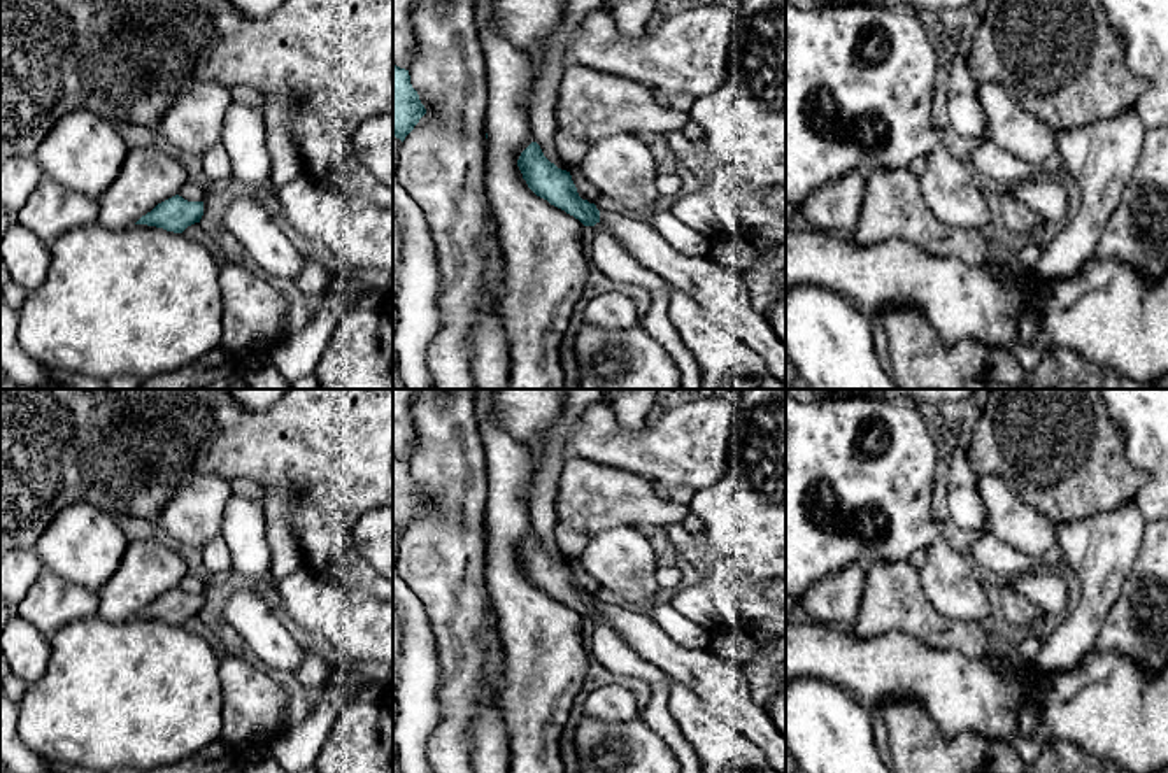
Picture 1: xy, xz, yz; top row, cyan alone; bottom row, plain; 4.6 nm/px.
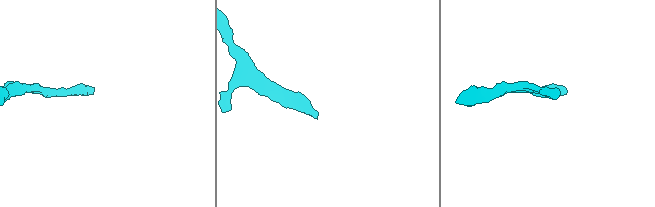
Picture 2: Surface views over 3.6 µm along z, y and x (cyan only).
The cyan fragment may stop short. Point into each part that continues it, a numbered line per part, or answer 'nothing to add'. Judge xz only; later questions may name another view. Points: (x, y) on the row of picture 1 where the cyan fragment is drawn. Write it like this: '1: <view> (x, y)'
1: xz (723, 295)

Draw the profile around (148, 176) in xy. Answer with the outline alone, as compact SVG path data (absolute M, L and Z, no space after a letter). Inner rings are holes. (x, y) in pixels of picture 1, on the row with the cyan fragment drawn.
M133 147L116 181L96 198L98 223L112 230L133 226L158 203L179 195L191 177L181 160L156 147Z

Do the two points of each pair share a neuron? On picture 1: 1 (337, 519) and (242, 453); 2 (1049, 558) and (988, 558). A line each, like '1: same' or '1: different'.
1: same
2: same

